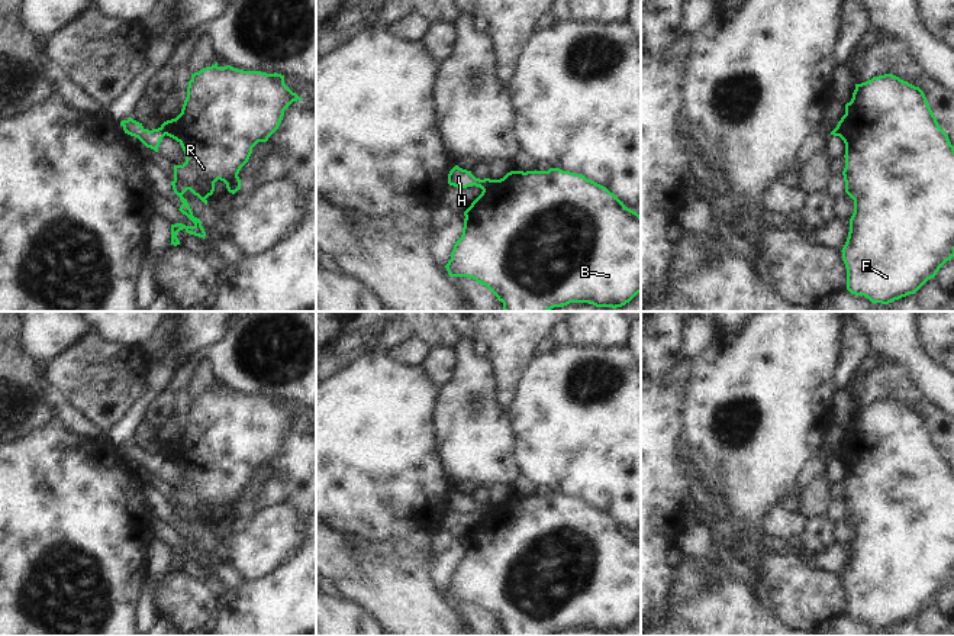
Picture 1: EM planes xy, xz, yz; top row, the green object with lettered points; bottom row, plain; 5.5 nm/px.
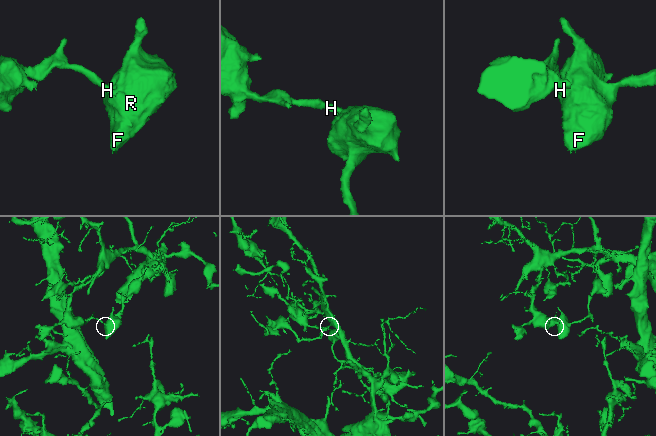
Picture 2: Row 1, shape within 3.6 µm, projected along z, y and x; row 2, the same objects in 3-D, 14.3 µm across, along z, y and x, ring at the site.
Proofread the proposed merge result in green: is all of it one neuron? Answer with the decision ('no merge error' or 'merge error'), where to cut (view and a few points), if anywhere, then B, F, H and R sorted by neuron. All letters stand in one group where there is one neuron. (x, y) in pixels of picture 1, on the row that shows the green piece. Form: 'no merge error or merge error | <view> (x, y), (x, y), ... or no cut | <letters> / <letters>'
merge error | xz (492, 180), (482, 189) | B F R / H

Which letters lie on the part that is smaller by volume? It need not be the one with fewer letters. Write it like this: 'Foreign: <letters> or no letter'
Foreign: B, F, R

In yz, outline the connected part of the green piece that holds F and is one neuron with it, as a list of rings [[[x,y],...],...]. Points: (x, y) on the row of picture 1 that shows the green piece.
[[[893,74],[855,84],[835,129],[845,143],[845,193],[854,200],[848,238],[841,251],[847,290],[874,304],[915,294],[954,256],[954,146],[940,127],[924,91]]]

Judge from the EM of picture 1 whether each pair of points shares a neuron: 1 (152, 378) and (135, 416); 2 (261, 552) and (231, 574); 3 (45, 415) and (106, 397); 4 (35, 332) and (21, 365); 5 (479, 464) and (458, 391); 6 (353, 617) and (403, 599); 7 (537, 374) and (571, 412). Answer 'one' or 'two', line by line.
1: one
2: two
3: two
4: two
5: one
6: two
7: one

